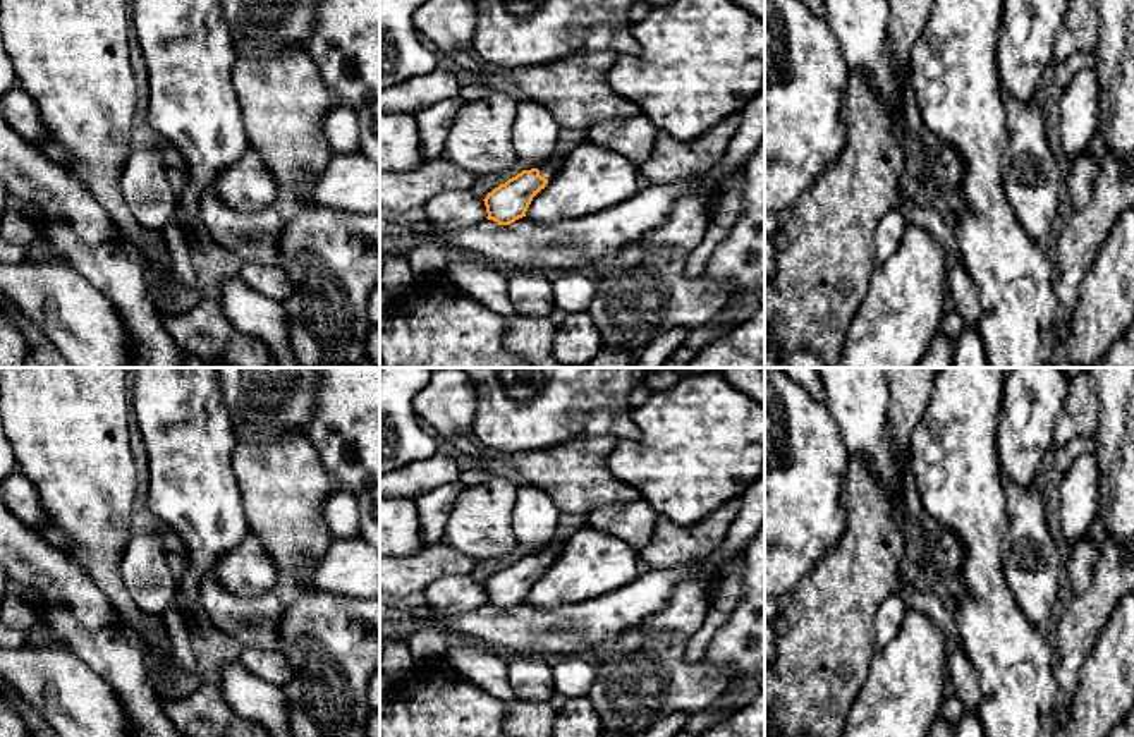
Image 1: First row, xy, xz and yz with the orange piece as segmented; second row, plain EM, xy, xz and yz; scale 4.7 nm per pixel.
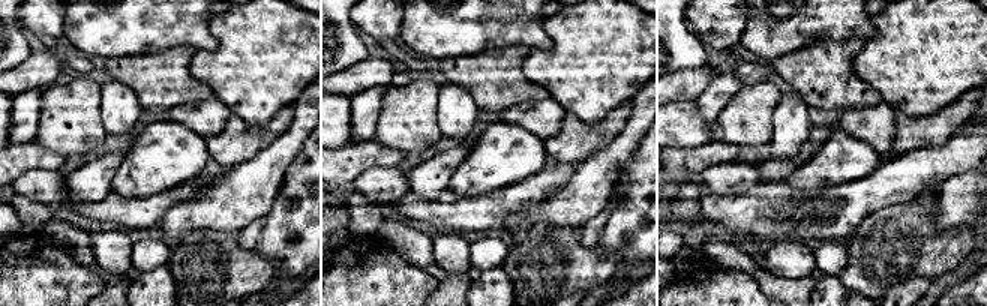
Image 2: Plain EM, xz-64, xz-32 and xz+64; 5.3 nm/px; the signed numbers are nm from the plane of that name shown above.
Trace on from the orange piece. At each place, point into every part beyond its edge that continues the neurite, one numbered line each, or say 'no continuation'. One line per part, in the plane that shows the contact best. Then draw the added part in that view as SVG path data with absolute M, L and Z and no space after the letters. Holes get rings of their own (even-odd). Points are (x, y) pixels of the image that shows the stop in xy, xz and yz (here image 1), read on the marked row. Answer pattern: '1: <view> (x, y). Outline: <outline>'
1: xz (548, 169). Outline: M560 149L555 156L552 156L548 161L545 161L538 170L540 175L552 180L564 163L564 149Z

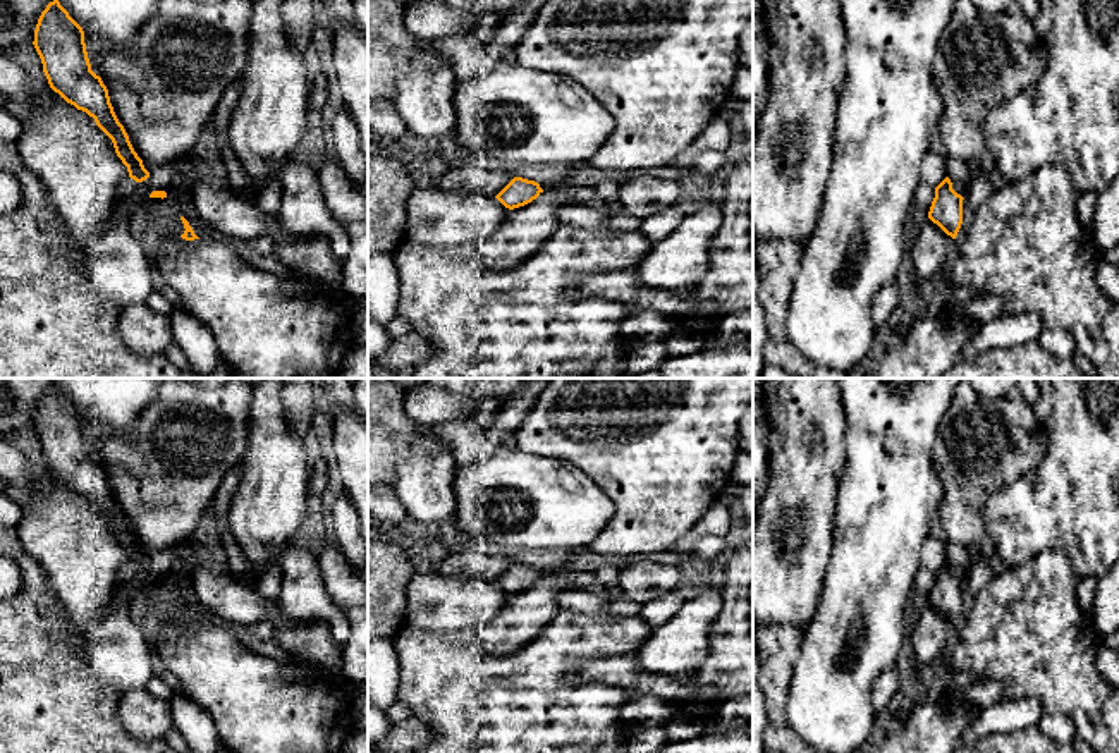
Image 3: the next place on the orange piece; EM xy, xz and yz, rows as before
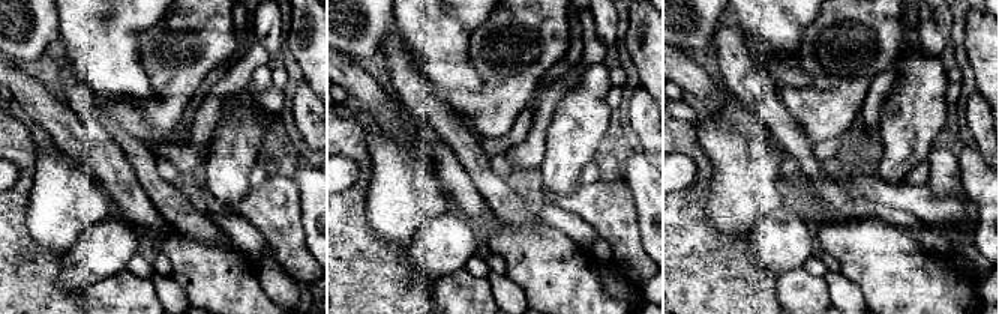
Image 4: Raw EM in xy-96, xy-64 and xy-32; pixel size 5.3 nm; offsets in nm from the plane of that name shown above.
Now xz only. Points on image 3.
no continuation

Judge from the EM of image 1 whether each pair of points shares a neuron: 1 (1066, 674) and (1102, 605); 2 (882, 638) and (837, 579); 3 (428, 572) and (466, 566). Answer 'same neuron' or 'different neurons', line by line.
1: same neuron
2: different neurons
3: same neuron

